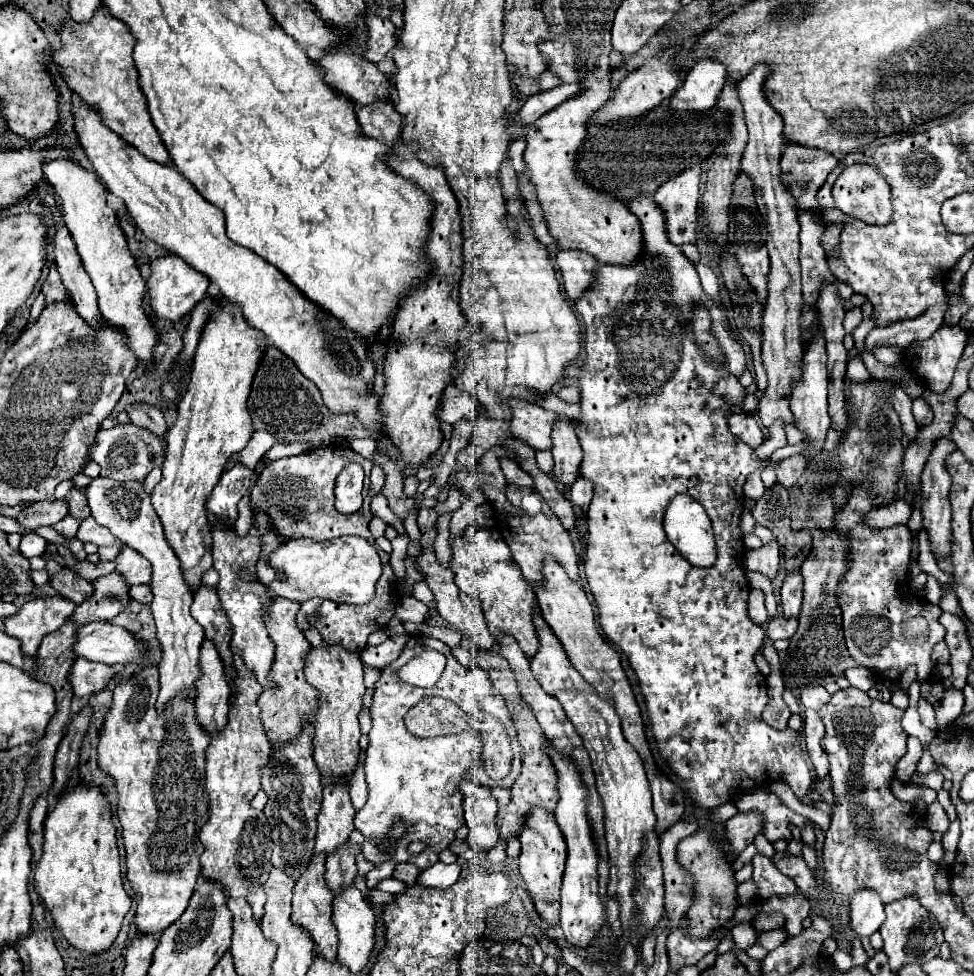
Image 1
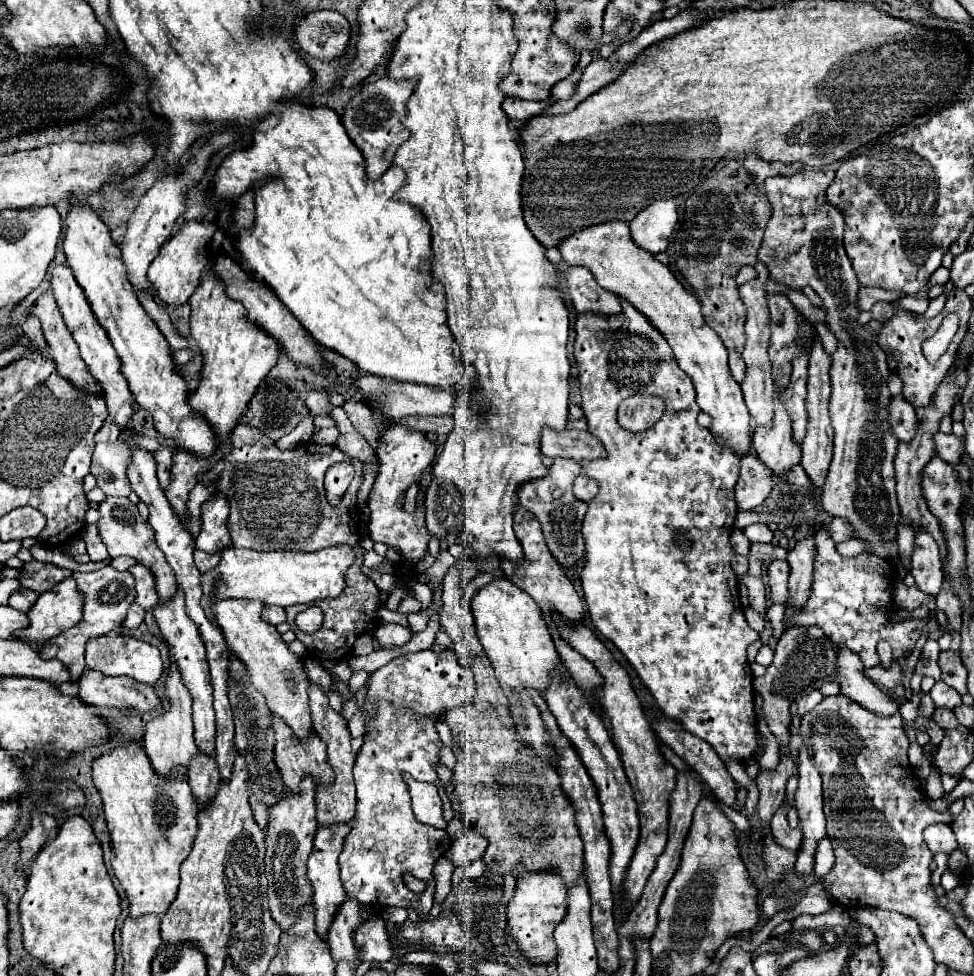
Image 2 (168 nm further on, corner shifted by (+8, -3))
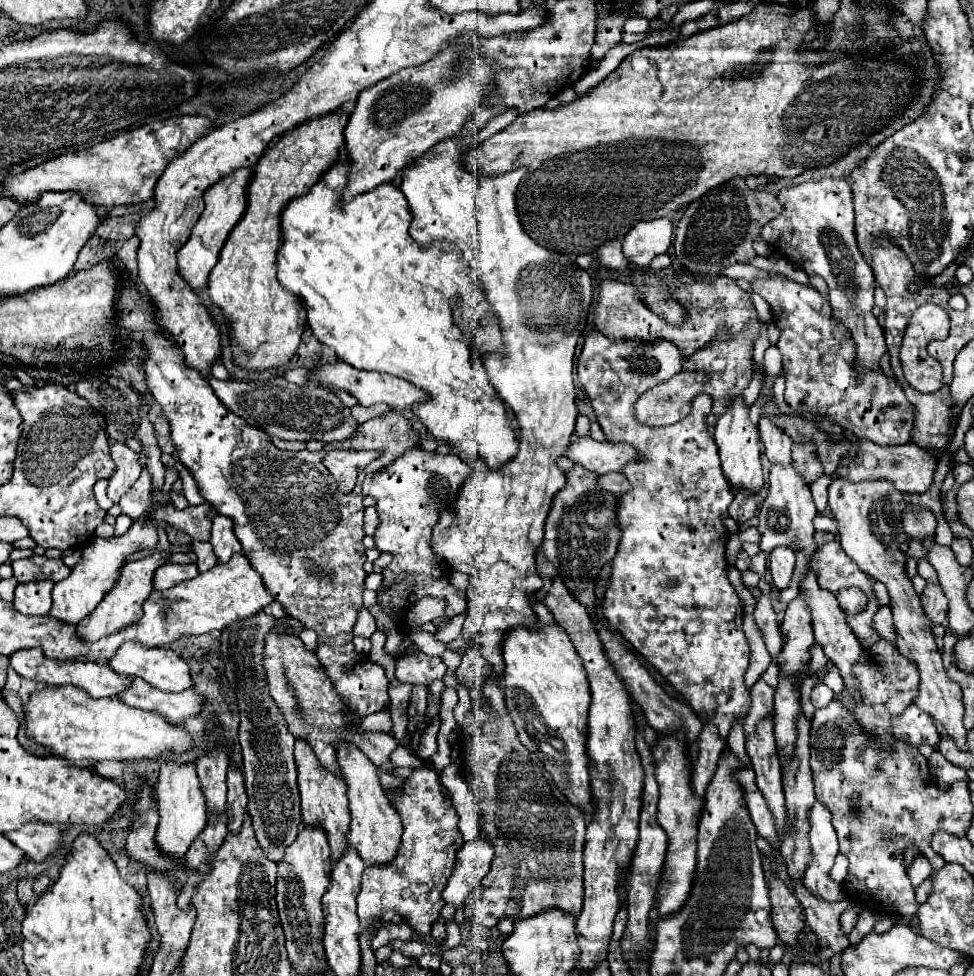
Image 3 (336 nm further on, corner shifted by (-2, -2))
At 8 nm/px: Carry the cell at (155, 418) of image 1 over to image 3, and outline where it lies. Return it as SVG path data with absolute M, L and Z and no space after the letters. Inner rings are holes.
M178 480L178 484L174 484L174 488L172 488L172 506L176 510L184 510L184 508L190 506L188 500L184 498L184 494L182 494L182 480Z

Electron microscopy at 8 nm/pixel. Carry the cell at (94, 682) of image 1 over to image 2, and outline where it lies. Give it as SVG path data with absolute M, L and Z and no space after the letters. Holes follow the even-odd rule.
M84 669L78 679L78 697L96 709L134 707L150 711L158 707L158 697L150 685L132 677L108 677L92 669Z

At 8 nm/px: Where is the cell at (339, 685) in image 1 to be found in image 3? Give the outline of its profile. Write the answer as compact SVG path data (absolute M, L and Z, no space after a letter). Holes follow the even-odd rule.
M338 744L338 764L342 770L342 778L348 784L348 798L350 798L352 824L348 832L348 844L360 854L366 866L392 862L400 846L402 824L398 812L390 806L388 798L382 792L374 764L370 764L370 760L350 744Z

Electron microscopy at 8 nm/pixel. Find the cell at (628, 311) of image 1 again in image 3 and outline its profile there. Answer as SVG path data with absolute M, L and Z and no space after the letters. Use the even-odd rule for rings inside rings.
M598 330L586 334L578 358L578 378L592 402L606 440L632 444L642 454L642 462L630 464L624 470L634 488L626 496L620 496L618 520L622 540L612 560L612 578L602 608L606 620L690 702L700 720L716 724L720 736L726 738L732 724L746 716L750 708L750 692L744 686L750 648L742 630L742 604L726 570L724 546L728 530L720 516L728 512L734 494L720 468L716 442L708 434L704 422L704 416L712 408L712 400L706 394L696 396L688 418L660 428L638 424L634 412L638 396L652 386L670 380L678 368L682 368L682 362L684 358L678 356L678 348L666 340L660 340L658 344L634 344L630 340L610 340Z

